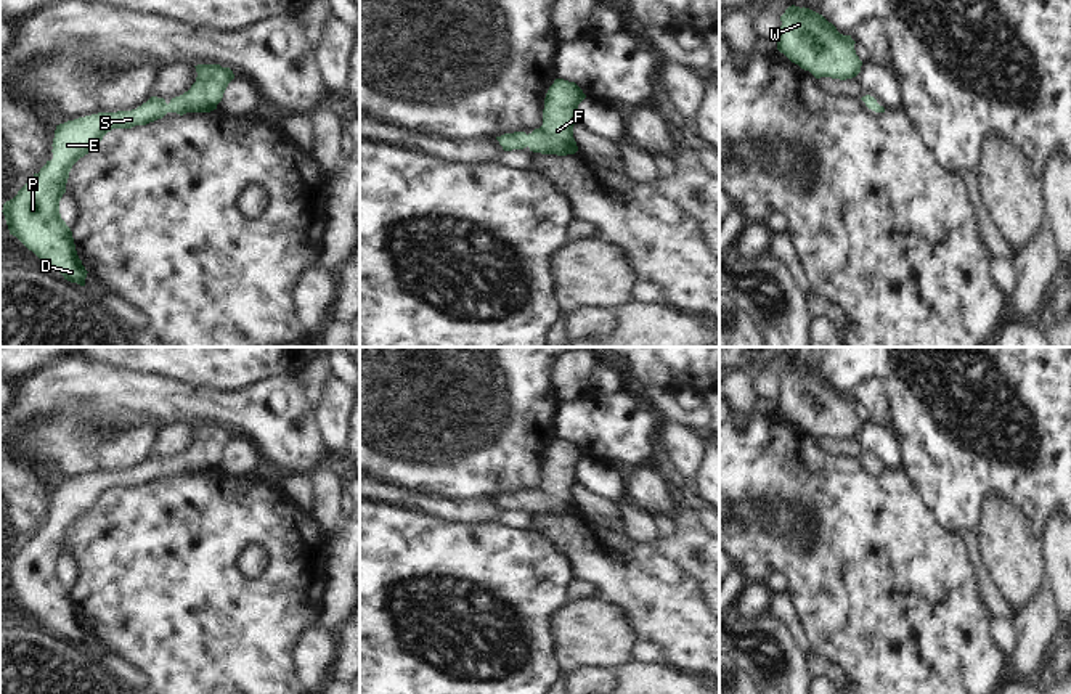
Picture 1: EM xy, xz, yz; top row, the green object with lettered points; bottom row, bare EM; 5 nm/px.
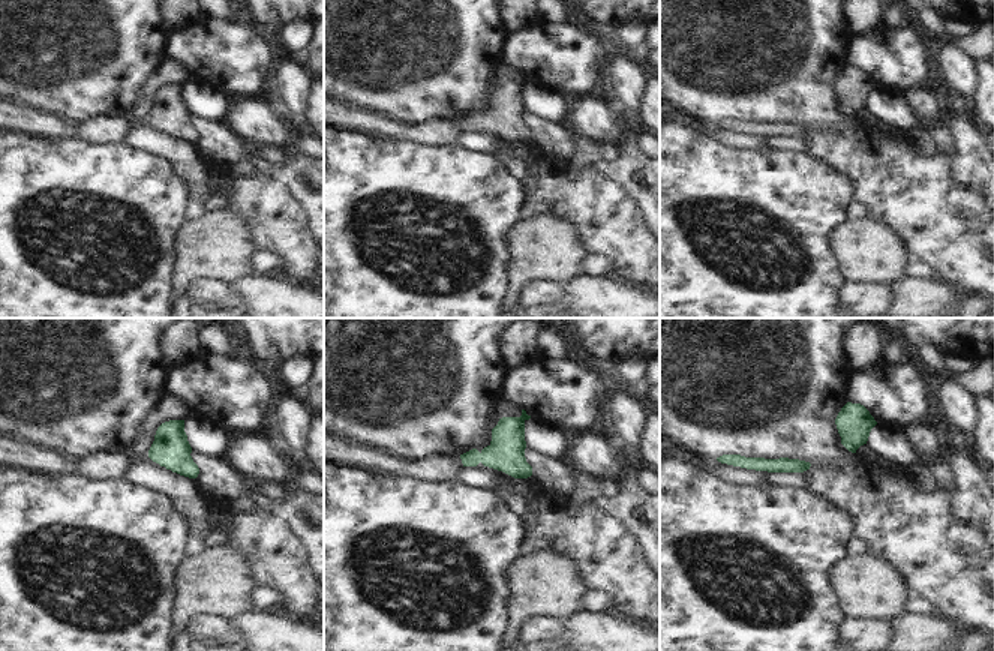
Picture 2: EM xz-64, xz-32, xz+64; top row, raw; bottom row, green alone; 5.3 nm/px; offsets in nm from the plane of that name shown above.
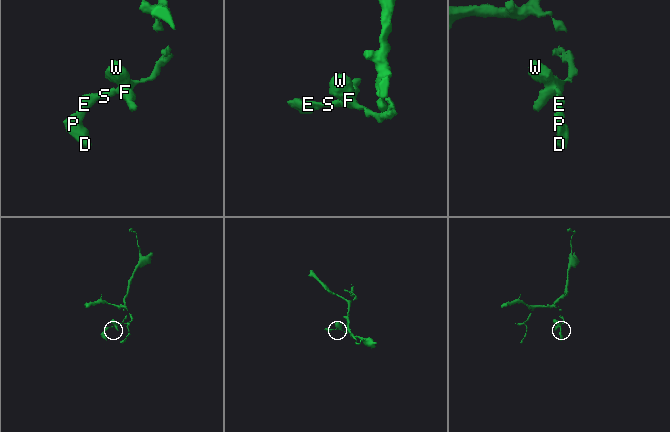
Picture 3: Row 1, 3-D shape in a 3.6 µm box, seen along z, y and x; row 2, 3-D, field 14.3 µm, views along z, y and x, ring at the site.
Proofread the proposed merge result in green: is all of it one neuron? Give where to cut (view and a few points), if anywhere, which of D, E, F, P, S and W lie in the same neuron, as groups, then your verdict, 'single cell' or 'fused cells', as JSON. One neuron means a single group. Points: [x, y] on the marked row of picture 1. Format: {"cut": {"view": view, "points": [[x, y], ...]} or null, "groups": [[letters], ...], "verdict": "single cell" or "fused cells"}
{"cut": null, "groups": [["D", "E", "F", "P", "S", "W"]], "verdict": "single cell"}

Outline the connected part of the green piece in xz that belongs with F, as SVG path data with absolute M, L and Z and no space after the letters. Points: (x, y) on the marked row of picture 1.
M556 79L544 98L543 125L531 133L514 132L496 137L504 151L530 148L533 153L567 156L578 151L573 125L580 124L578 104L583 90L564 79Z

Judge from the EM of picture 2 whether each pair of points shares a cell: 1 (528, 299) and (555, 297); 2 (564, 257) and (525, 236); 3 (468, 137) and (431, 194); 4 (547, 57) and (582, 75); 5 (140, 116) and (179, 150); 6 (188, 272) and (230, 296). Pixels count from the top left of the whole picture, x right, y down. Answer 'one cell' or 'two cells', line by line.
1: one cell
2: one cell
3: two cells
4: one cell
5: one cell
6: two cells

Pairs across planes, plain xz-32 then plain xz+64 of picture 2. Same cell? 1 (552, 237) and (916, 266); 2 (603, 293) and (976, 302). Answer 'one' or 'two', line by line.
1: two
2: two

